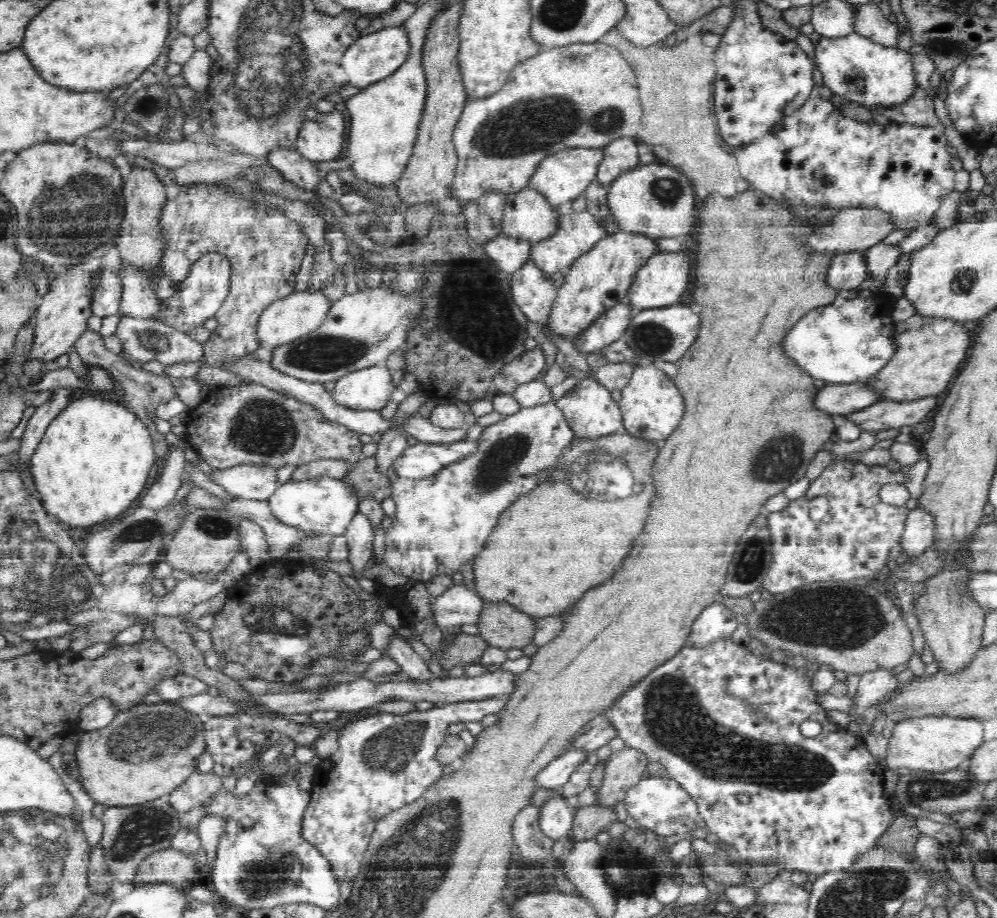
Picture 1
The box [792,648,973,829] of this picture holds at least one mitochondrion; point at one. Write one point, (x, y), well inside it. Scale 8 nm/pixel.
(923, 787)

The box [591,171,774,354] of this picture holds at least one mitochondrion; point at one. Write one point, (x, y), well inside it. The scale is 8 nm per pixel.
(667, 190)

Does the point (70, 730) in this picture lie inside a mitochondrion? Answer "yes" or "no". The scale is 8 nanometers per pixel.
no

